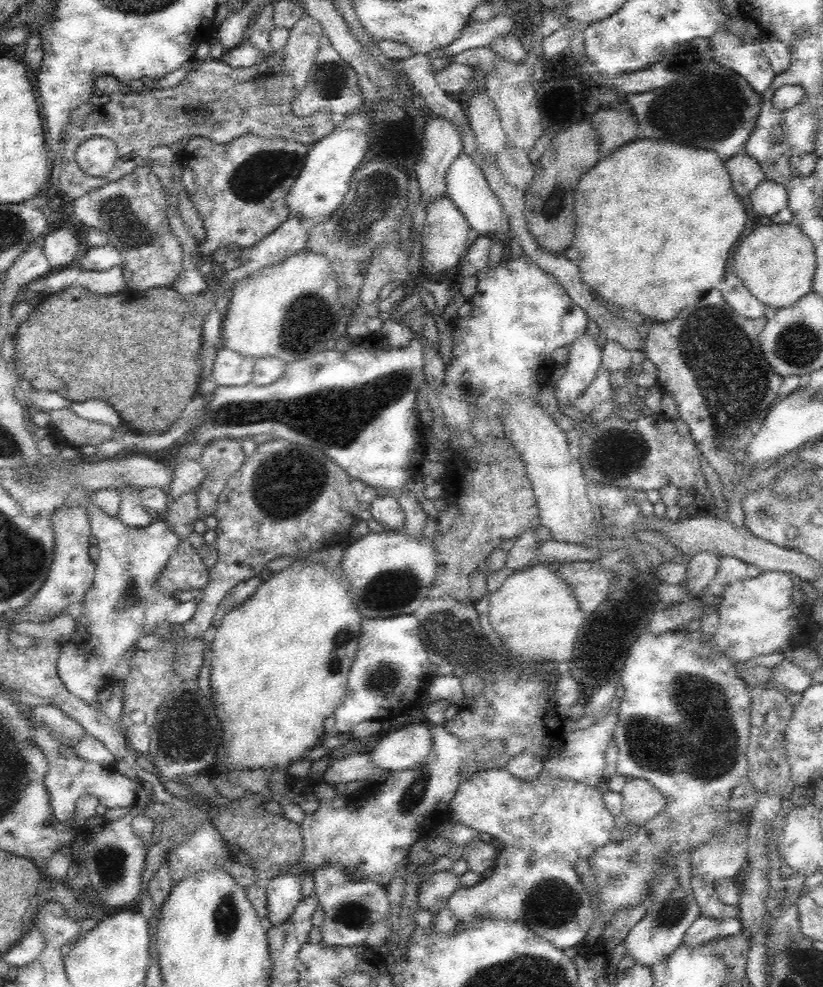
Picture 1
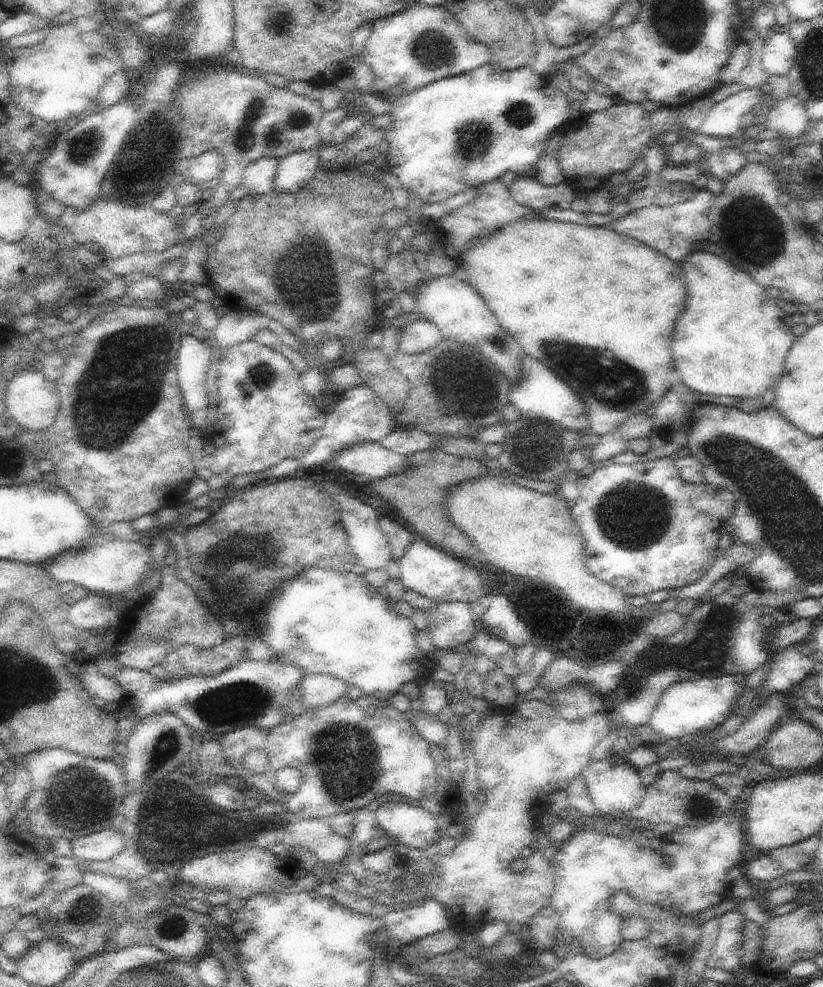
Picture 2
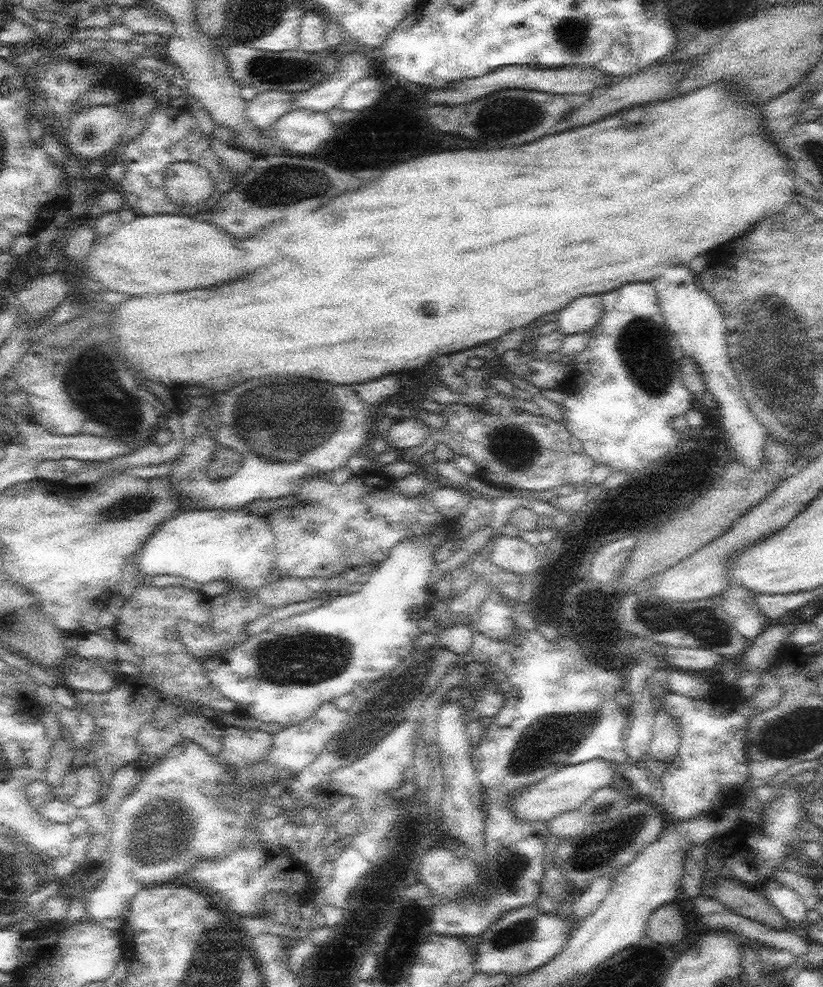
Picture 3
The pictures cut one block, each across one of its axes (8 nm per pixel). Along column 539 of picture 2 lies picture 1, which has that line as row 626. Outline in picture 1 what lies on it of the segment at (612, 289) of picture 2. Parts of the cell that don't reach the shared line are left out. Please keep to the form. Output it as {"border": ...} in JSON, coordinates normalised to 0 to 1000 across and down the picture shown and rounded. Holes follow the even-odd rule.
{"border":[[[372,565],[369,571],[357,571],[350,573],[348,578],[330,582],[330,586],[326,586],[323,590],[316,592],[316,596],[306,602],[306,606],[301,606],[294,614],[284,616],[282,620],[277,620],[270,628],[270,632],[265,634],[265,642],[262,648],[258,650],[258,677],[255,677],[255,695],[262,707],[262,719],[270,727],[270,736],[272,736],[272,750],[275,750],[275,760],[277,760],[277,770],[282,772],[282,776],[287,776],[289,780],[323,780],[323,778],[350,778],[352,774],[357,774],[360,770],[369,770],[377,760],[386,754],[386,750],[394,746],[391,734],[394,729],[418,711],[420,701],[423,701],[423,687],[425,687],[425,679],[428,673],[433,669],[433,663],[437,659],[437,644],[440,644],[440,634],[442,634],[442,624],[435,618],[435,612],[430,612],[428,606],[428,598],[420,590],[420,584],[416,582],[413,573],[401,580],[401,575],[389,569],[386,565]]]}

